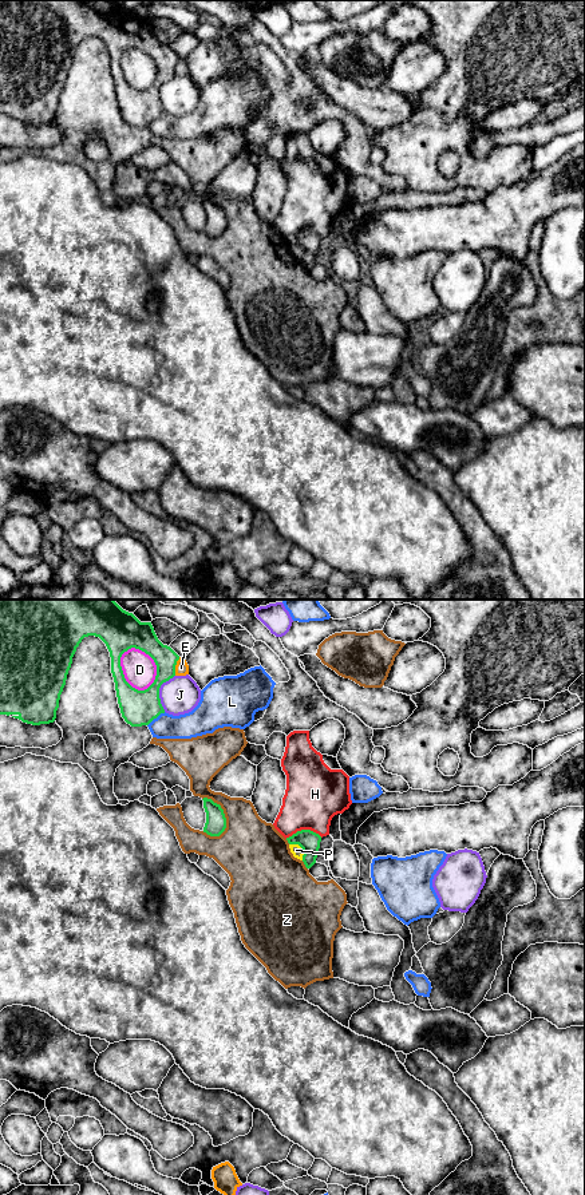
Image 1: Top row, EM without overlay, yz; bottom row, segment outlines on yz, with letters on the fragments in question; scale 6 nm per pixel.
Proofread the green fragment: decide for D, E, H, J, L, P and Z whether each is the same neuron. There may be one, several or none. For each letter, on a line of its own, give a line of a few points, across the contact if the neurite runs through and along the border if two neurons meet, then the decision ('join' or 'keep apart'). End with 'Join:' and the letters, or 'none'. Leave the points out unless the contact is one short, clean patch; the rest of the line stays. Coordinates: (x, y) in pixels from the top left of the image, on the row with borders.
D: keep apart
E: keep apart
H: keep apart
J: keep apart
L: keep apart
P: line yz (289, 843), (296, 843), (301, 849), (303, 859); keep apart
Z: keep apart
Join: none

